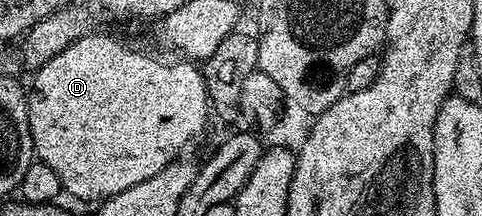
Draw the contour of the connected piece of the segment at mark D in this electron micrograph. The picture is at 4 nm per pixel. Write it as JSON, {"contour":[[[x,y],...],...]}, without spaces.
{"contour":[[[100,33],[84,34],[79,40],[57,53],[43,67],[34,72],[31,87],[27,91],[27,120],[29,121],[29,133],[35,146],[35,154],[38,162],[49,165],[57,177],[61,177],[61,185],[64,192],[75,199],[112,199],[117,193],[125,193],[133,185],[161,173],[170,163],[176,162],[184,154],[183,151],[203,131],[207,123],[207,111],[209,115],[209,100],[207,98],[207,86],[203,80],[202,70],[191,61],[175,61],[179,63],[162,63],[143,51],[138,51],[131,43],[118,39],[115,35],[99,35]]]}

